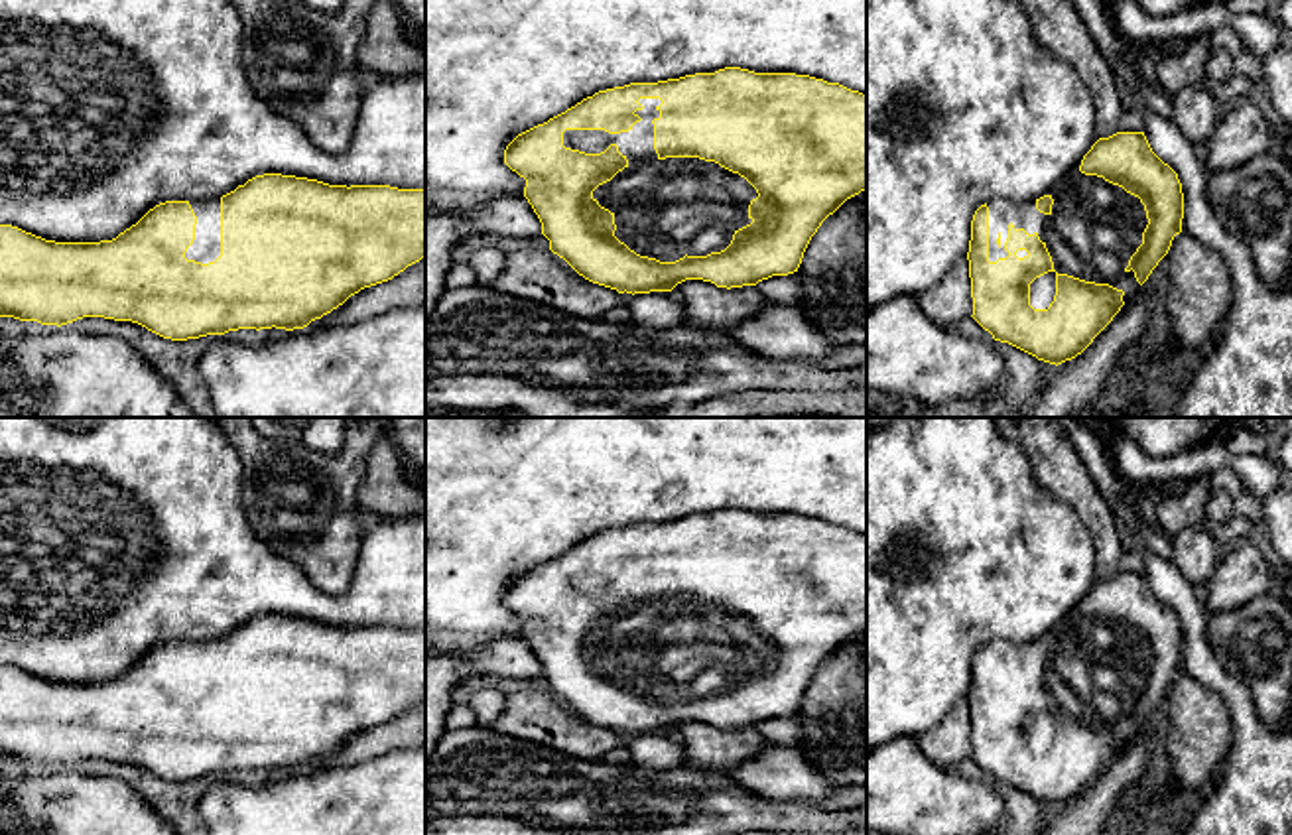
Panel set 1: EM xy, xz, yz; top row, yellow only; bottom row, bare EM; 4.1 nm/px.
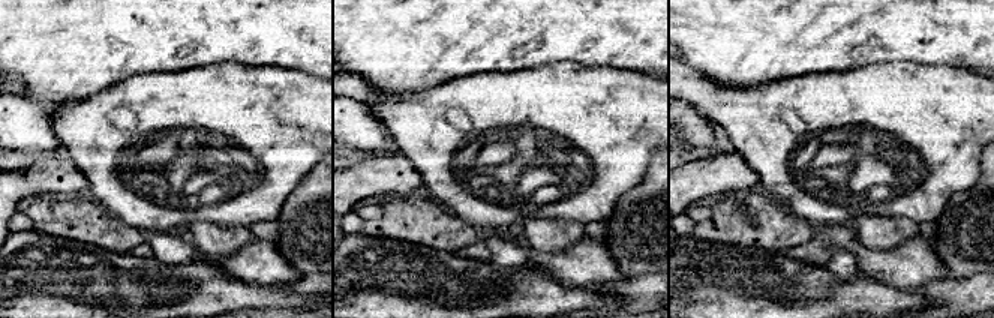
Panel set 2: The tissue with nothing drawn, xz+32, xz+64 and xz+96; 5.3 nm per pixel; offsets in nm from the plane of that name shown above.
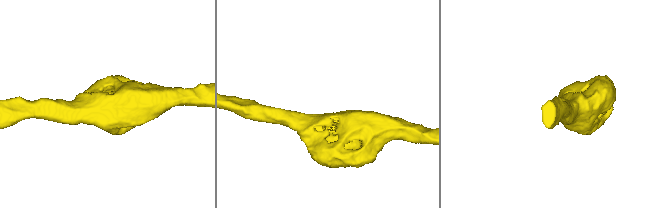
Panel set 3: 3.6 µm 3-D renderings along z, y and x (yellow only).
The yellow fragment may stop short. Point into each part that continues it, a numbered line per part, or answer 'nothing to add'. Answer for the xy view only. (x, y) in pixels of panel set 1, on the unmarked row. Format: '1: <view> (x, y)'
1: xy (205, 690)

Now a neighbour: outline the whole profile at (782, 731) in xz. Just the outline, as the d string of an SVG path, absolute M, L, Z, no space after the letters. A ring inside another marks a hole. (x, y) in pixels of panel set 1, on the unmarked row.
M800 715L772 717L756 725L766 744L776 744L784 748L800 748L804 740L804 729Z

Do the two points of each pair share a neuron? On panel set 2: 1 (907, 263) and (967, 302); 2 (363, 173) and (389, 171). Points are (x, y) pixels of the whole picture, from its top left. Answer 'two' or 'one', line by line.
1: two
2: one

